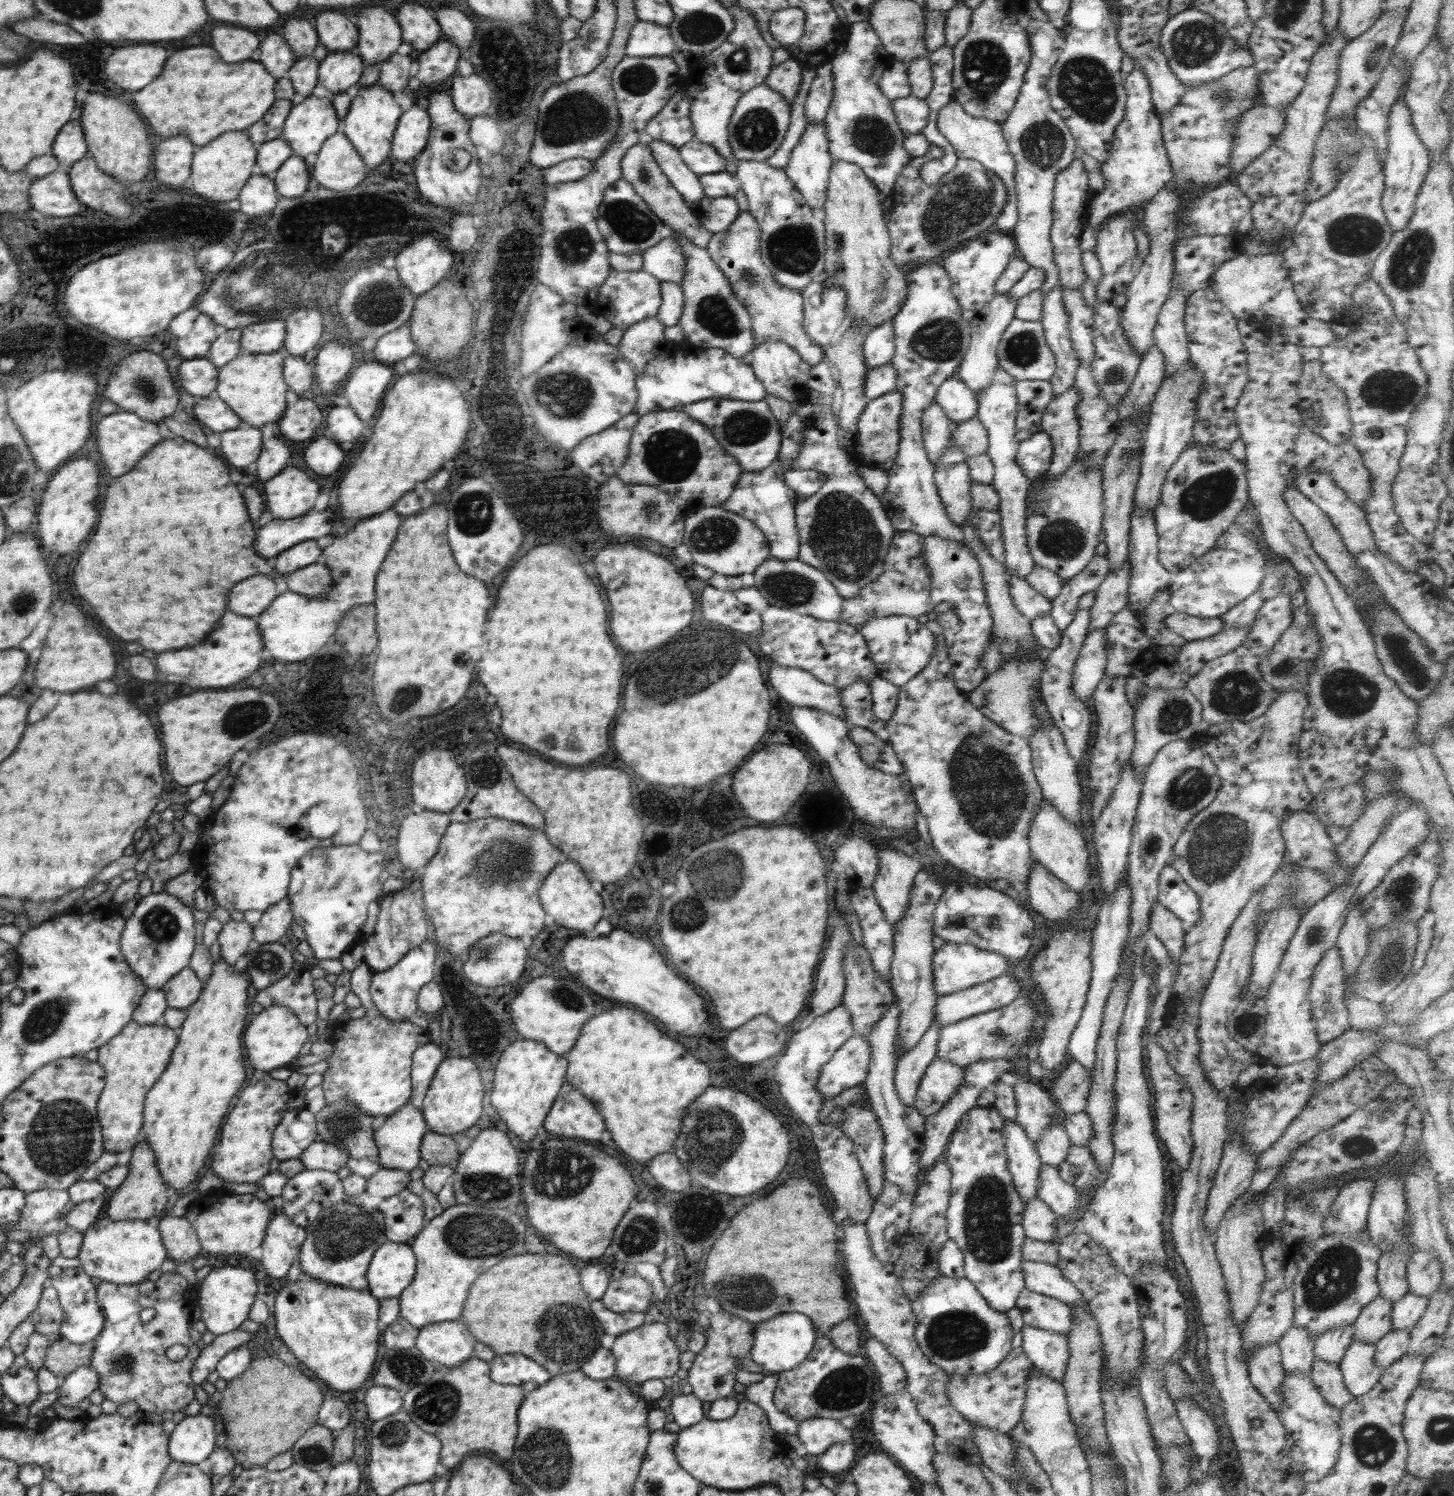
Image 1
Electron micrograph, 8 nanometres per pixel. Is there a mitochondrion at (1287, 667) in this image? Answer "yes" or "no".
yes

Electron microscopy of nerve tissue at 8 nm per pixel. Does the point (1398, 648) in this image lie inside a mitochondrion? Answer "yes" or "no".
yes

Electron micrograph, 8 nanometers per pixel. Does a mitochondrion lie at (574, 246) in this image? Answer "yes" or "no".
yes

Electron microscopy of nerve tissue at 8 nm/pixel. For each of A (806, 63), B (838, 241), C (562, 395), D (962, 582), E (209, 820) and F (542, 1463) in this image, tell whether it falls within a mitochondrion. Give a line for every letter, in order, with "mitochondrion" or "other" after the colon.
A: other
B: mitochondrion
C: mitochondrion
D: mitochondrion
E: other
F: mitochondrion

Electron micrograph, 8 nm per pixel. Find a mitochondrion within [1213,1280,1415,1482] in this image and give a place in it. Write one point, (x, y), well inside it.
(1373, 1446)

